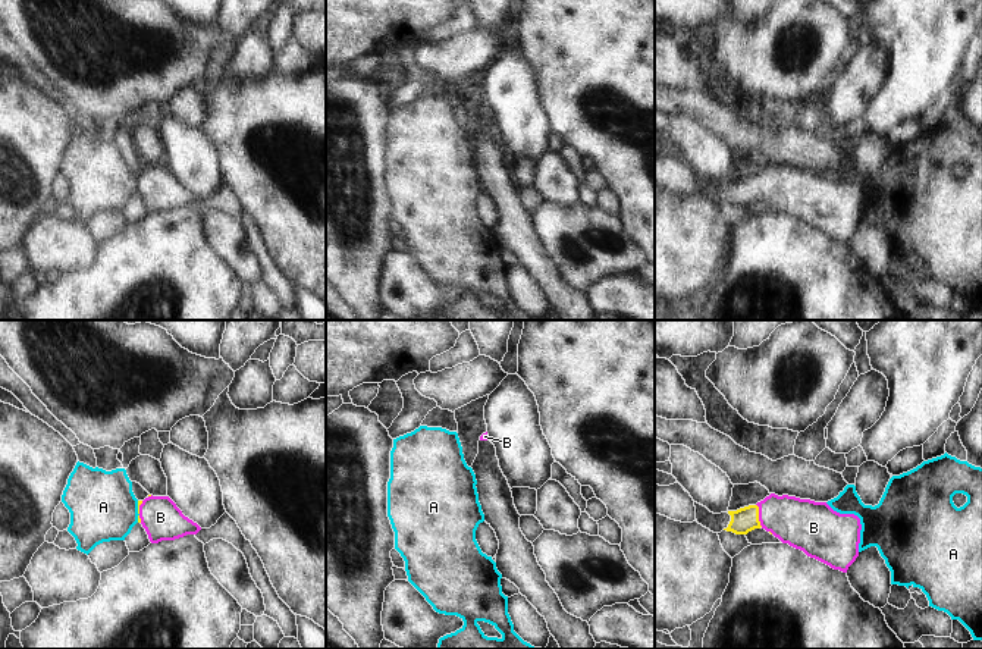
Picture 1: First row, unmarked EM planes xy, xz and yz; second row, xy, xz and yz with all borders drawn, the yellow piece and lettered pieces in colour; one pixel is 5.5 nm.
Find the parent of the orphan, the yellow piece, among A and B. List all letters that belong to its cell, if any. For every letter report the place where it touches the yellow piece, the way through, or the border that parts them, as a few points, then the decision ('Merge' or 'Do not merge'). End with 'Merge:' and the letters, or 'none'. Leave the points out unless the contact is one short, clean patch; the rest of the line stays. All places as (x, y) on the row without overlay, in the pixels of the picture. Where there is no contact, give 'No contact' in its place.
A: Touches yellow at xy (138, 182). Boundary: xy (138, 172), (137, 193). Do not merge
B: Touches yellow at yz (758, 187). Path across: yz (743, 191), (758, 187), (783, 187), (802, 194). Merge
Merge: B.

